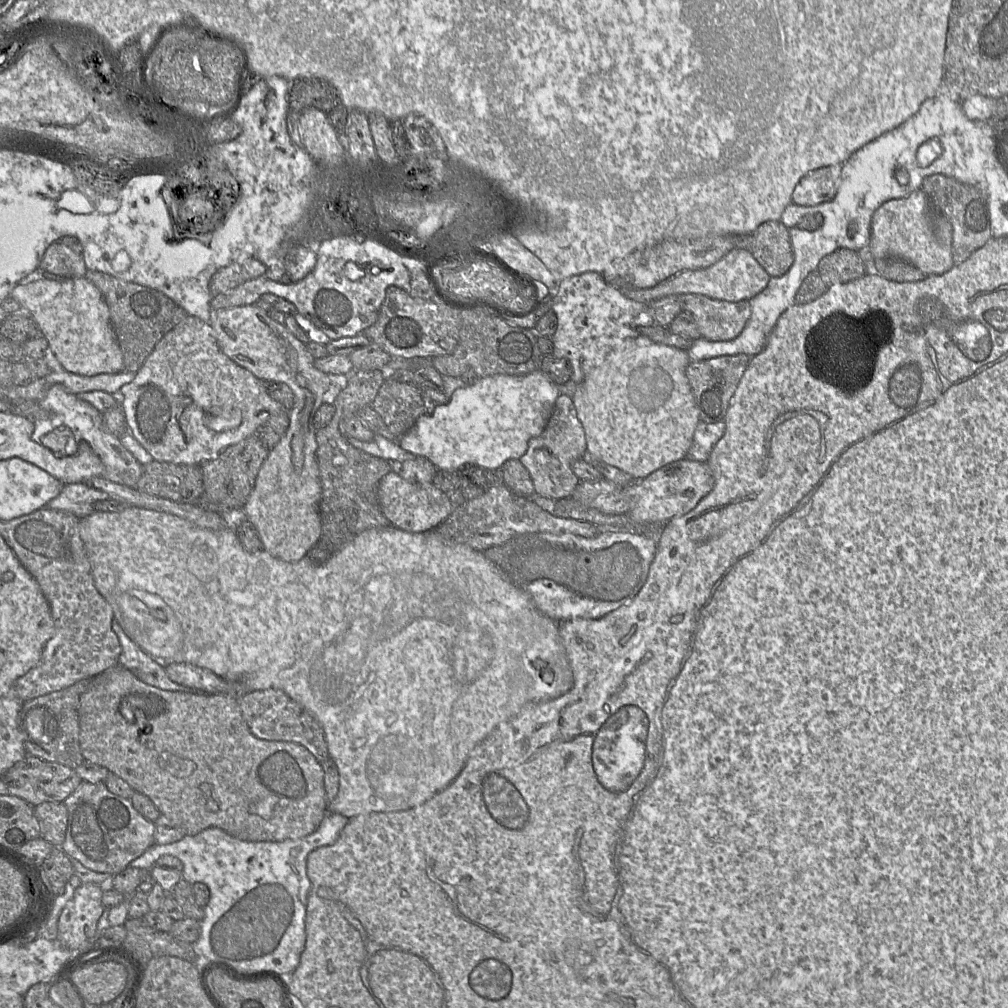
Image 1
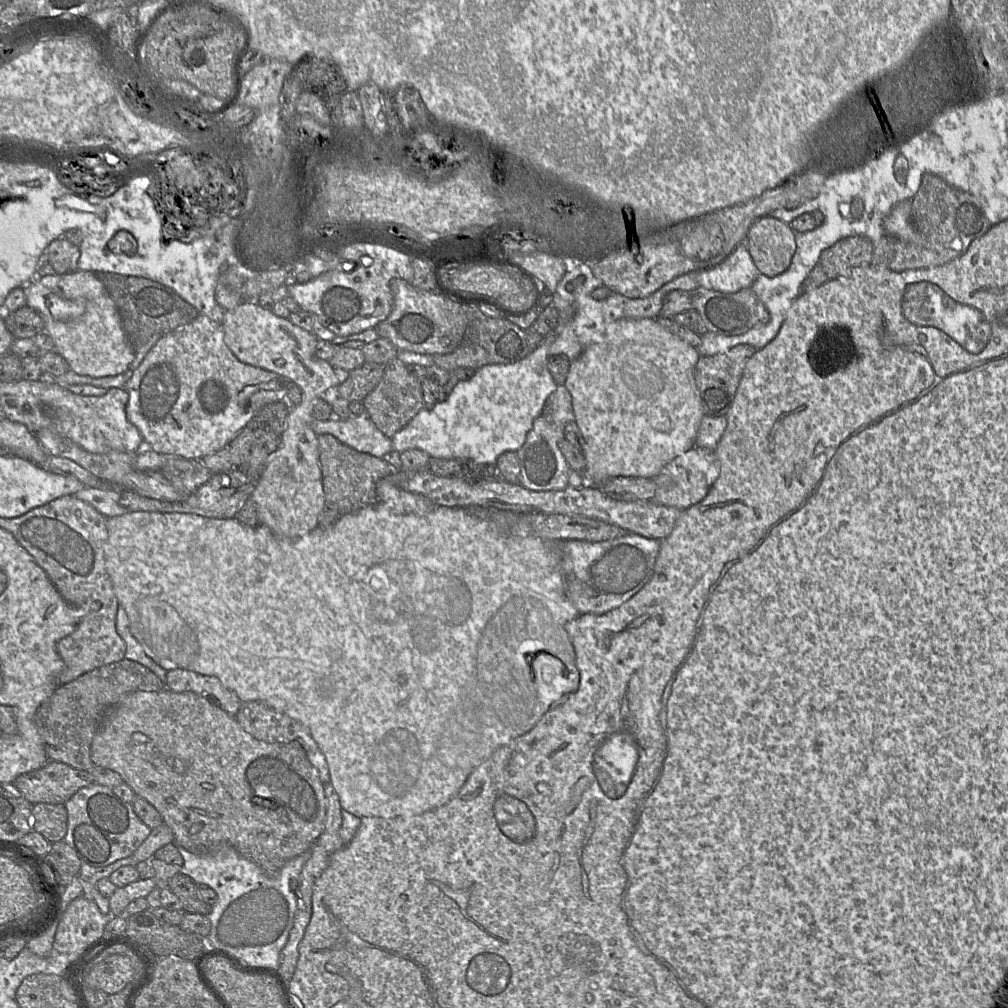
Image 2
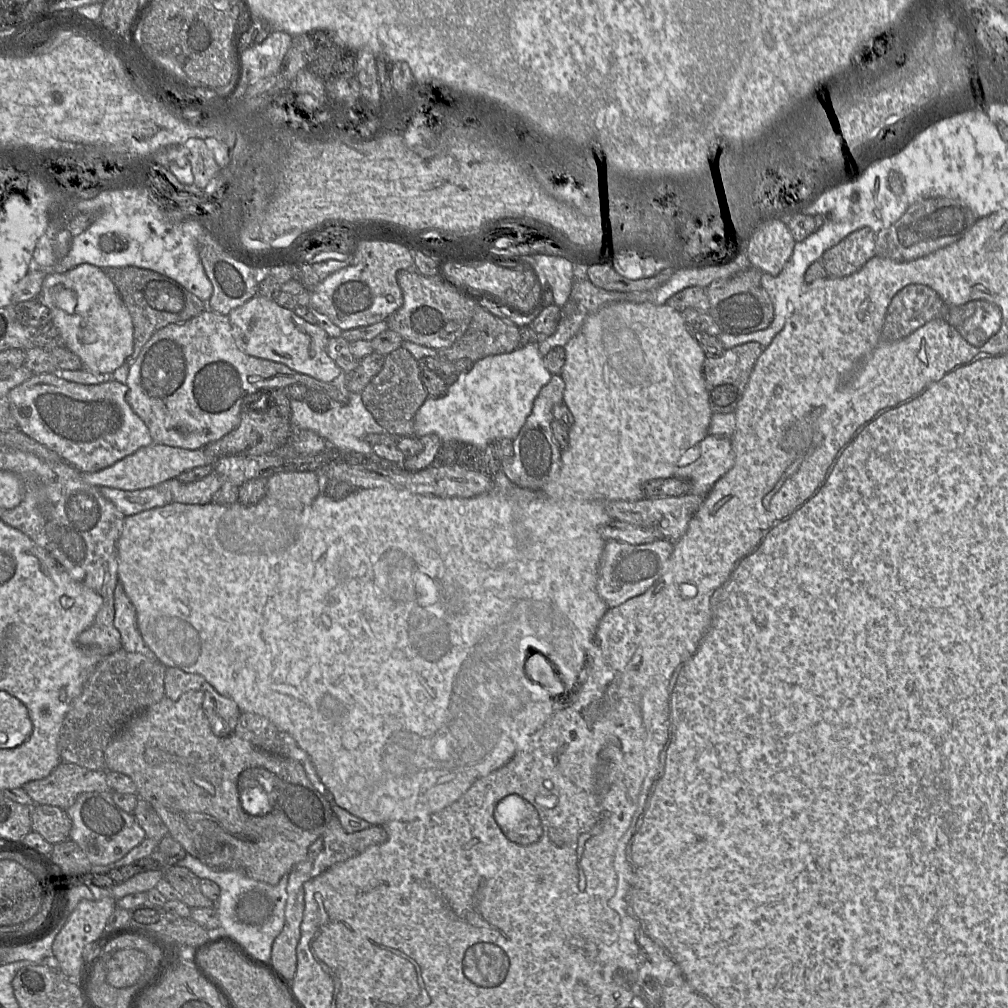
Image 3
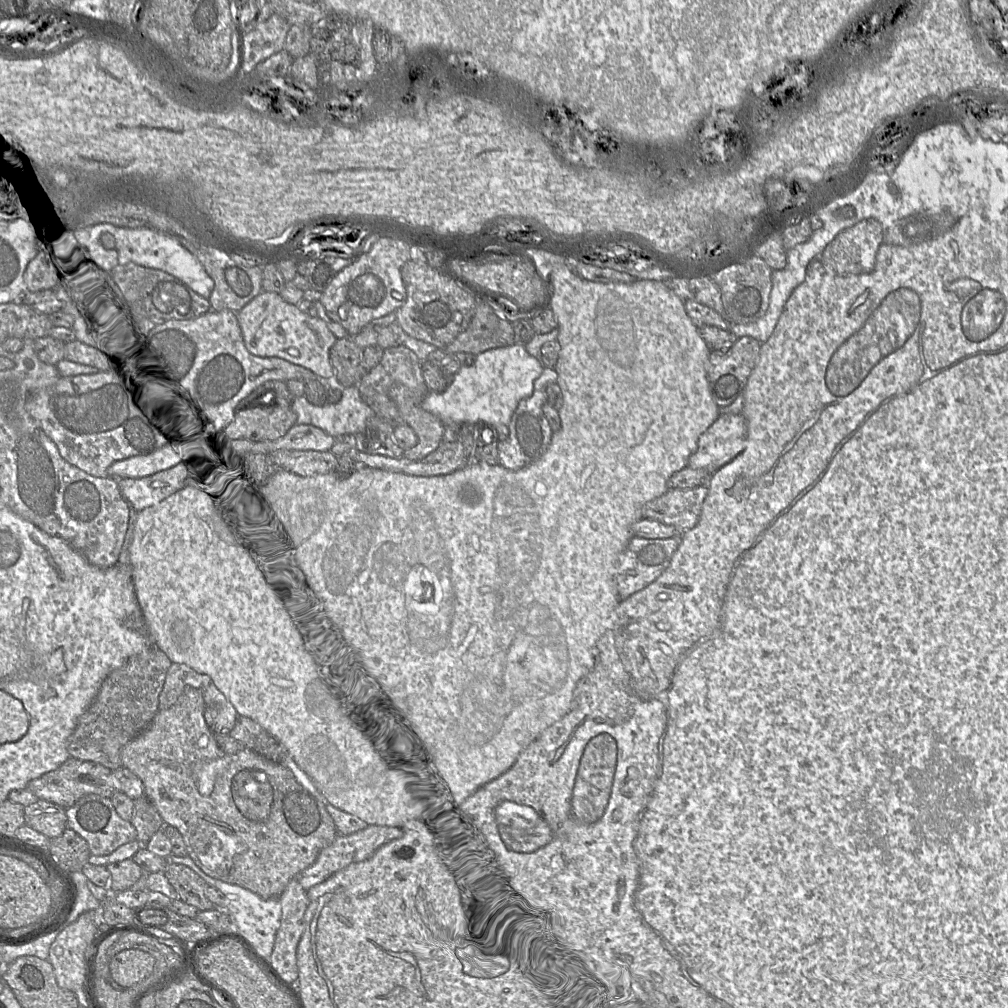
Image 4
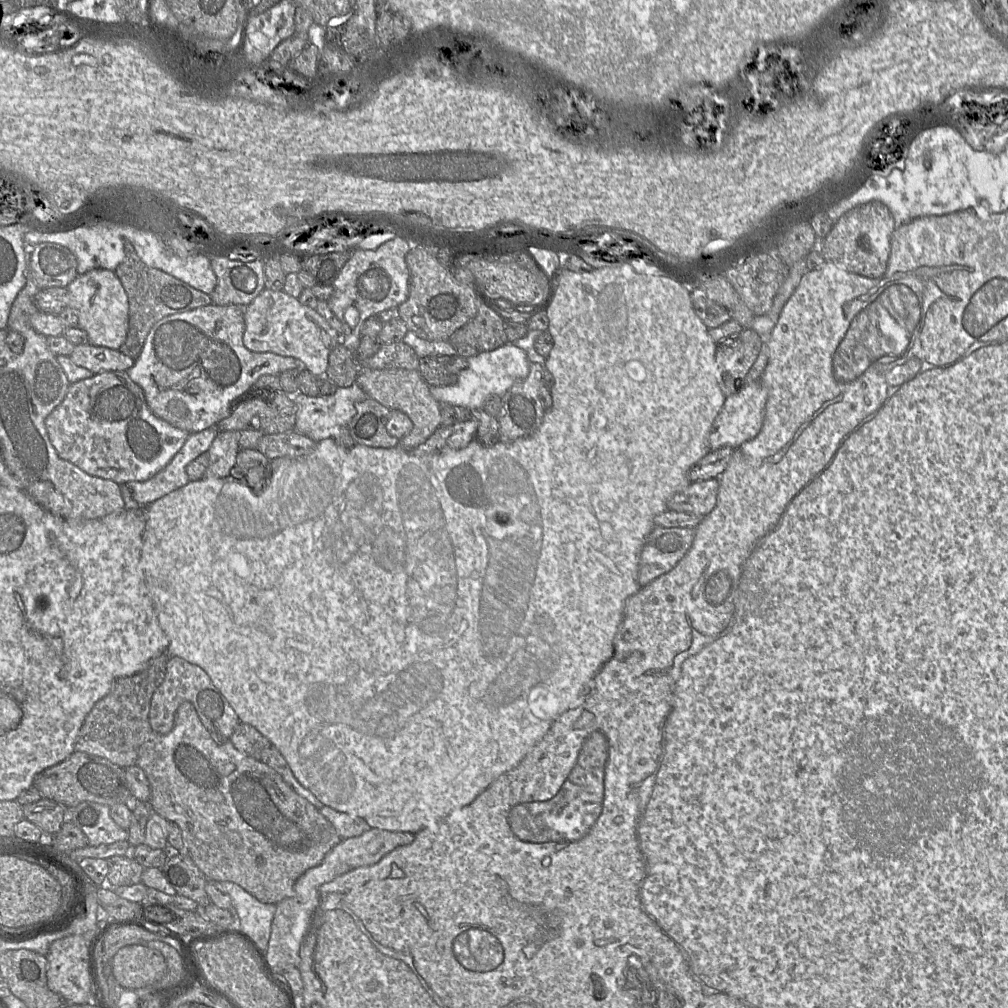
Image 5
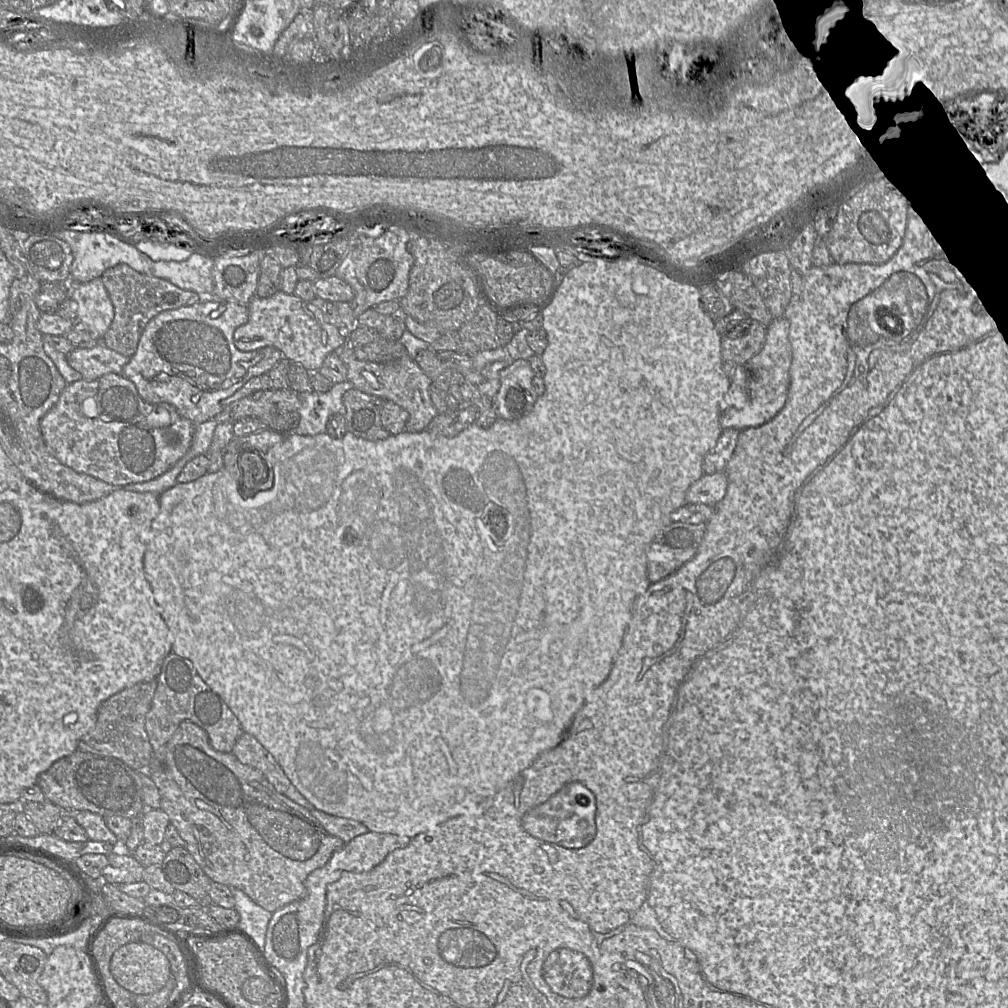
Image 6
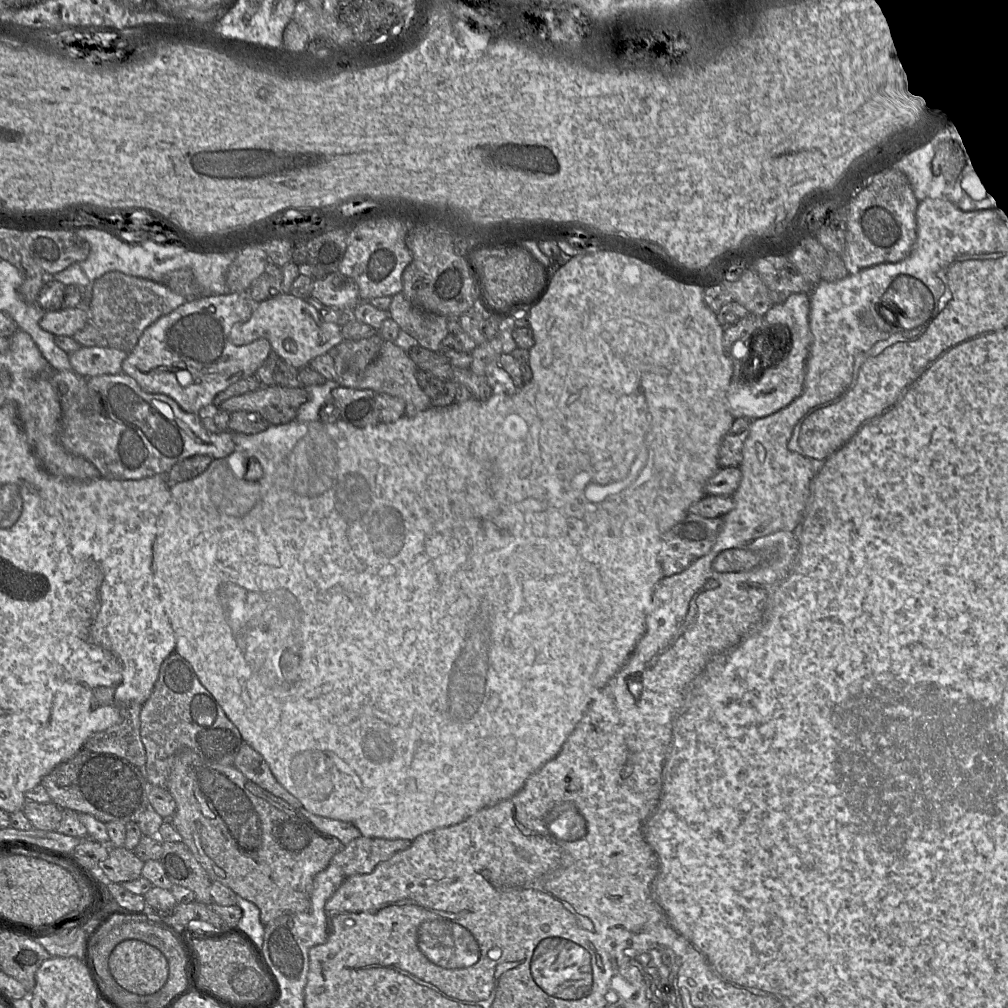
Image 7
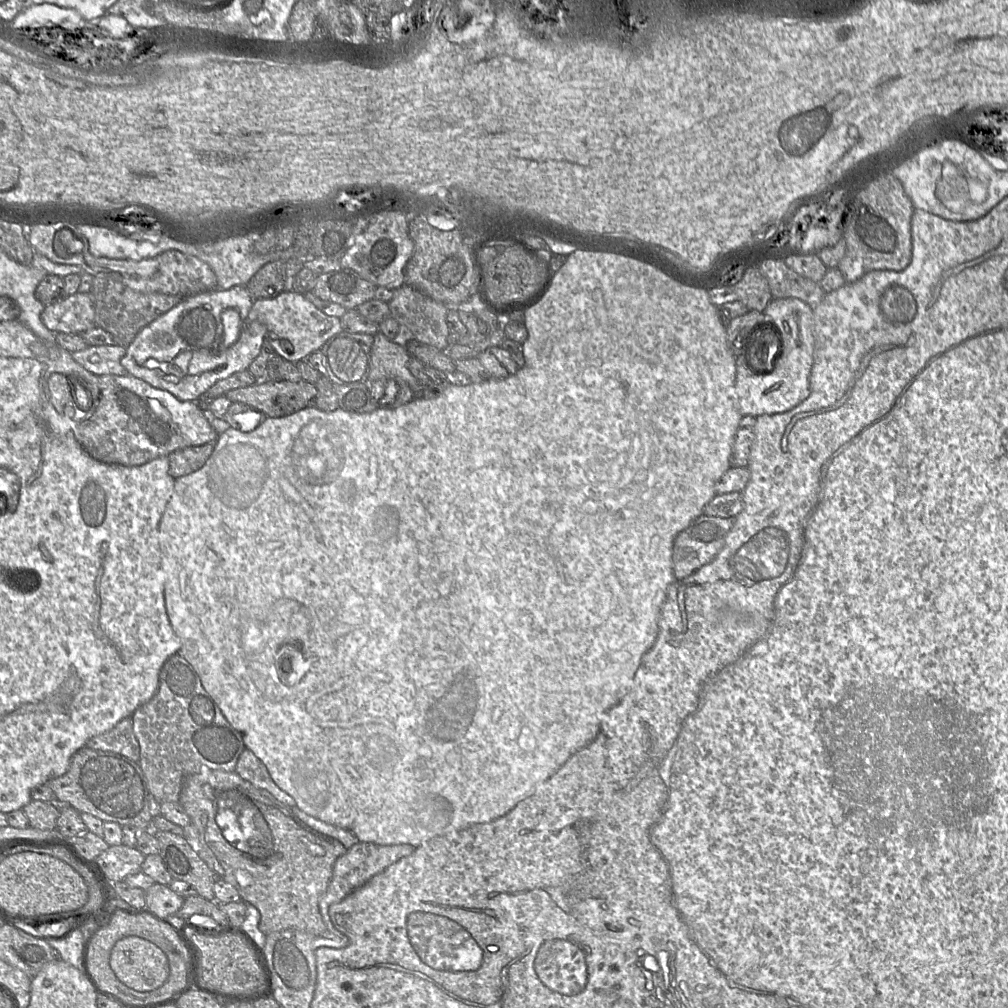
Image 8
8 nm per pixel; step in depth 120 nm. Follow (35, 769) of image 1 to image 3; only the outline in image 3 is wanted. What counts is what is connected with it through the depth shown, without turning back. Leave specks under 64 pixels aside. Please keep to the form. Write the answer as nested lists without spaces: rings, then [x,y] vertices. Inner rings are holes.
[[[61,762],[47,777],[22,787],[35,804],[48,804],[67,810],[86,792],[115,792],[107,783],[106,771],[89,770]]]

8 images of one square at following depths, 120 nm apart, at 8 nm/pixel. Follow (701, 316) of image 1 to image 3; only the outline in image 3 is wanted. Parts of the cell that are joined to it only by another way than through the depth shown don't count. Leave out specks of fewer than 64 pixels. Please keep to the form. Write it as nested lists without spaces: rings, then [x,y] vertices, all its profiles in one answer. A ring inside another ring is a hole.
[[[746,268],[728,274],[705,288],[710,302],[709,315],[722,333],[733,335],[748,334],[766,329],[774,319],[774,307],[769,295],[761,284],[762,272],[756,268]]]

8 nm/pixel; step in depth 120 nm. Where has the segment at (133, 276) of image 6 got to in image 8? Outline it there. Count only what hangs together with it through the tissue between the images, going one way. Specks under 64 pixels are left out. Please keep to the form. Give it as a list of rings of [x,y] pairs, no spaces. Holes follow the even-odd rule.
[[[94,276],[90,294],[95,309],[96,327],[112,335],[114,344],[127,348],[136,335],[180,303],[182,298],[162,293],[141,293],[126,286],[120,276]]]

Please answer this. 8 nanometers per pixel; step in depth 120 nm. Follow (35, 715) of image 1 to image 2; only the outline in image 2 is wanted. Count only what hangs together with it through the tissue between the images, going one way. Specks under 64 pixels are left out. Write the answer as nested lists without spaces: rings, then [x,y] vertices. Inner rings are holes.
[[[126,658],[59,685],[52,696],[38,707],[35,715],[35,723],[41,733],[49,761],[89,770],[94,766],[90,754],[91,743],[104,712],[131,693],[158,692],[164,688],[165,684],[150,669]]]

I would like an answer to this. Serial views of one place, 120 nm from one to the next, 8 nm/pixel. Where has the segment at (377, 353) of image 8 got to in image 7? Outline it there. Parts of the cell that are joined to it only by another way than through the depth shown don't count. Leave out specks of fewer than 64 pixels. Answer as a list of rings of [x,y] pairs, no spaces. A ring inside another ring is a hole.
[[[384,341],[377,358],[365,369],[359,389],[370,389],[375,393],[386,393],[402,399],[405,402],[405,415],[413,417],[431,407],[431,399],[417,382],[418,370],[407,352],[393,342]]]

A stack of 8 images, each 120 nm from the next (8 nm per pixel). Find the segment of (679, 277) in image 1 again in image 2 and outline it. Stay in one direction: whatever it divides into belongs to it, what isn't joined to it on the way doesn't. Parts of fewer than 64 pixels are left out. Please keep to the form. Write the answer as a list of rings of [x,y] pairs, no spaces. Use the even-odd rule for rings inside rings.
[[[741,243],[719,264],[698,271],[697,280],[703,288],[735,293],[752,287],[759,274],[745,243]]]

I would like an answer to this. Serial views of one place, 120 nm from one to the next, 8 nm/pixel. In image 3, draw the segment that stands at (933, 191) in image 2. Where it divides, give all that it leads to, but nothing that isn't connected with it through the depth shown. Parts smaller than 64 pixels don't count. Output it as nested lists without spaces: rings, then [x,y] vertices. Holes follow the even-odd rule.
[[[949,198],[919,200],[894,224],[876,233],[876,253],[897,262],[913,261],[957,242],[977,220],[977,215],[960,200]]]

